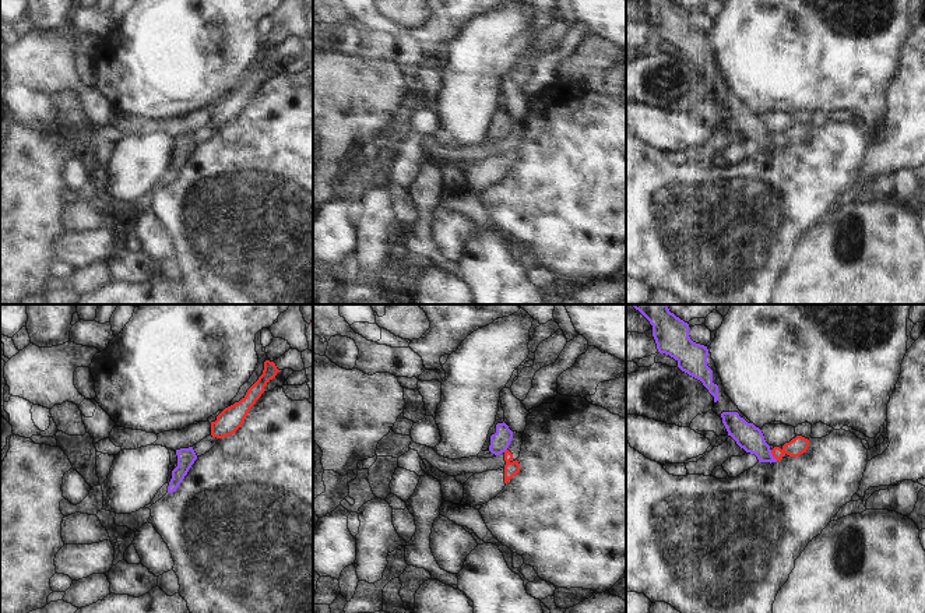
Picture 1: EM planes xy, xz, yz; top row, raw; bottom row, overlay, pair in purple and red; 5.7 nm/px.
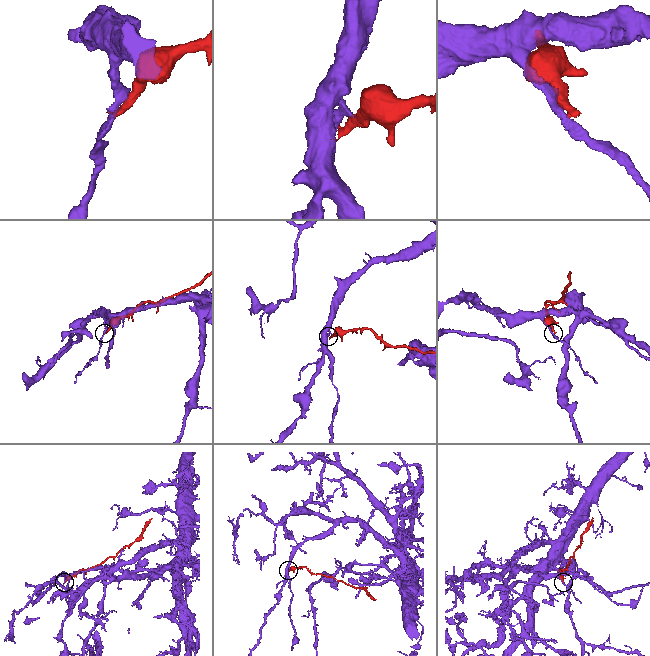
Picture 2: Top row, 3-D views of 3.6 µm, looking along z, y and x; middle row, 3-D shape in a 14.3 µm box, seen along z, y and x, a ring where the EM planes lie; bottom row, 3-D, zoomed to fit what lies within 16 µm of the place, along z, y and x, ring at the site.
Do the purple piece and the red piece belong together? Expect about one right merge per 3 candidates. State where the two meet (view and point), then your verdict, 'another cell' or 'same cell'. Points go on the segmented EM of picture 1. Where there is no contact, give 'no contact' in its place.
yz (771, 455) | another cell

